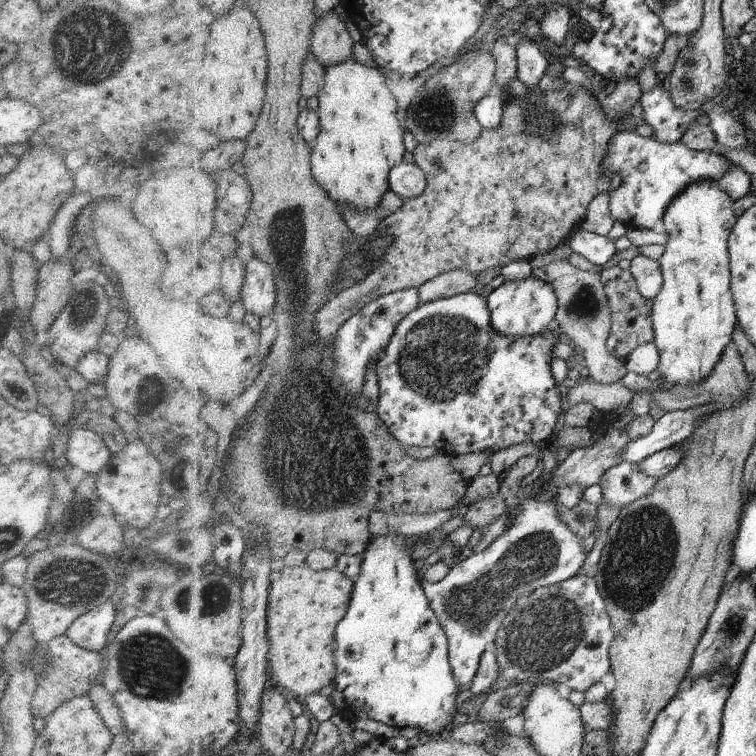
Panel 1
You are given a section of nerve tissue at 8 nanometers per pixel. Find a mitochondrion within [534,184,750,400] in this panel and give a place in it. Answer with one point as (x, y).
(584, 306)

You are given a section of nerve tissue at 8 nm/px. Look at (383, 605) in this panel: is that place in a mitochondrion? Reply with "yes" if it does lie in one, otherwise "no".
no

